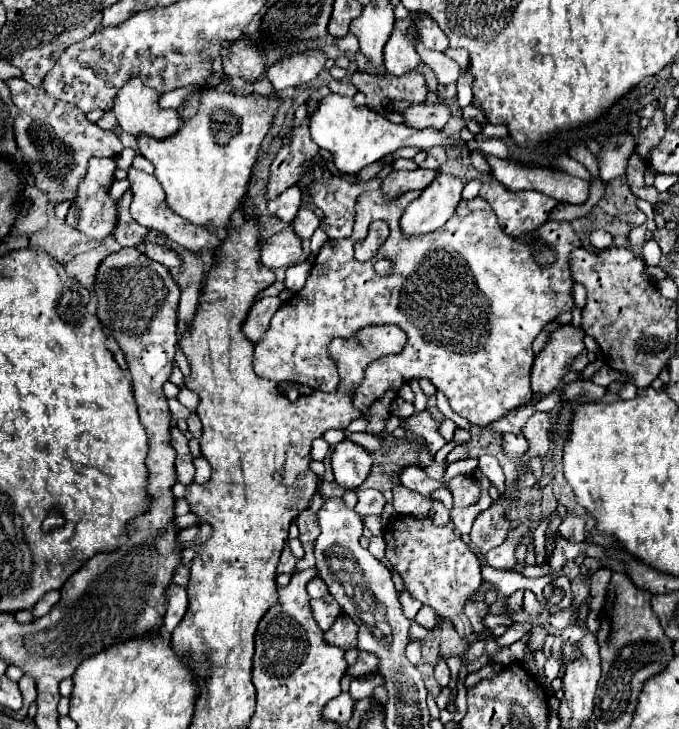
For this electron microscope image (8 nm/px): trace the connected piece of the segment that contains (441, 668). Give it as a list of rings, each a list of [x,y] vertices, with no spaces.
[[[444,656],[436,662],[434,676],[436,676],[436,680],[438,680],[438,684],[440,684],[440,686],[448,686],[448,680],[450,680],[450,668],[448,668],[448,664],[446,664],[446,658],[444,658]]]

